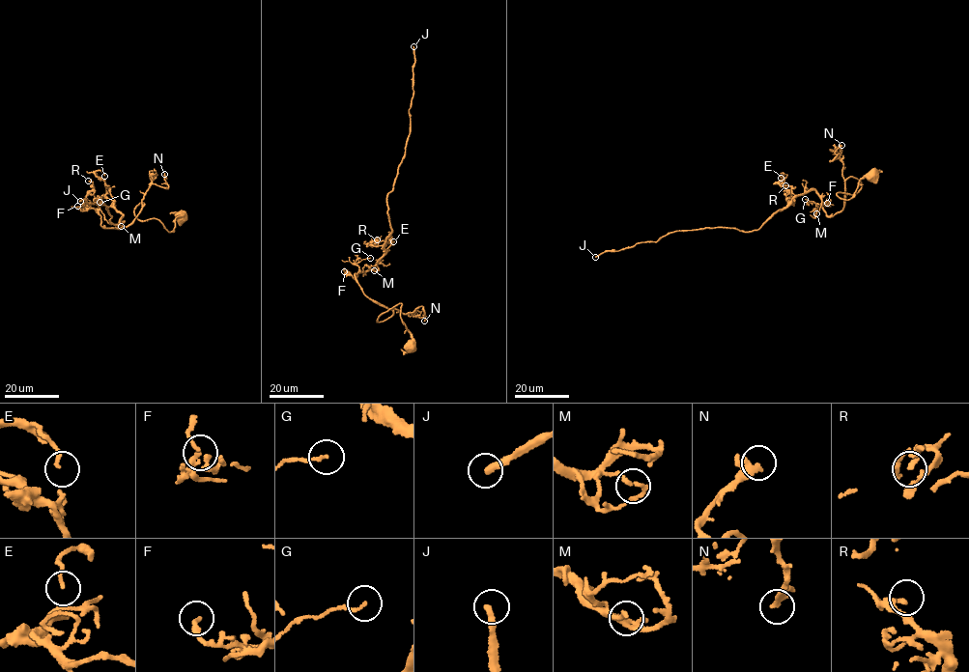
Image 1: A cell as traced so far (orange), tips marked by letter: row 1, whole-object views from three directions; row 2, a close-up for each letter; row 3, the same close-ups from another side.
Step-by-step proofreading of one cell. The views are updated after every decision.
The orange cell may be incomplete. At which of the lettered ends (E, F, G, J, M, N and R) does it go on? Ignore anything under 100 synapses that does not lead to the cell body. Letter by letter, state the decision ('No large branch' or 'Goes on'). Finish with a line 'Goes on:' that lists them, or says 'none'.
E: No large branch
F: No large branch
G: No large branch
J: Goes on
M: No large branch
N: No large branch
R: No large branch
Goes on: J

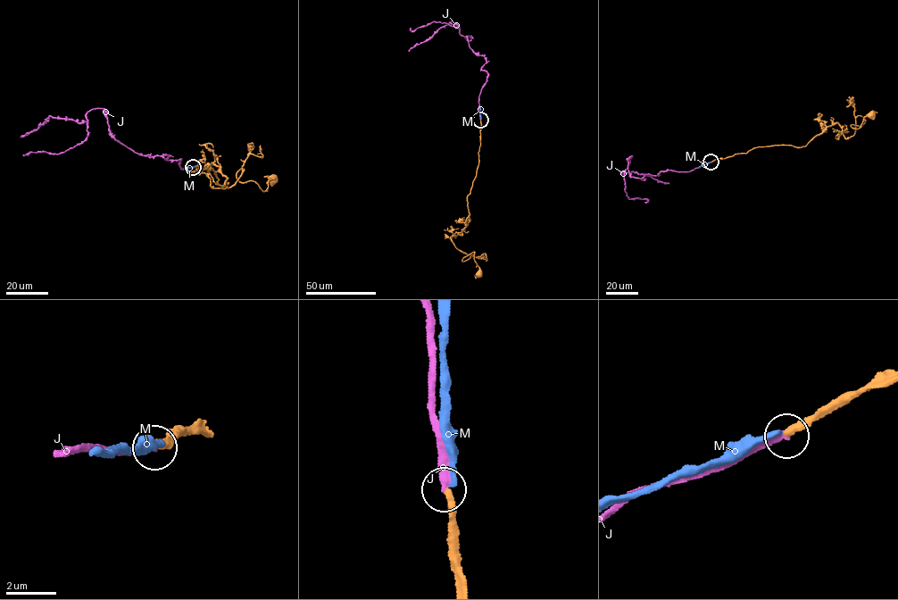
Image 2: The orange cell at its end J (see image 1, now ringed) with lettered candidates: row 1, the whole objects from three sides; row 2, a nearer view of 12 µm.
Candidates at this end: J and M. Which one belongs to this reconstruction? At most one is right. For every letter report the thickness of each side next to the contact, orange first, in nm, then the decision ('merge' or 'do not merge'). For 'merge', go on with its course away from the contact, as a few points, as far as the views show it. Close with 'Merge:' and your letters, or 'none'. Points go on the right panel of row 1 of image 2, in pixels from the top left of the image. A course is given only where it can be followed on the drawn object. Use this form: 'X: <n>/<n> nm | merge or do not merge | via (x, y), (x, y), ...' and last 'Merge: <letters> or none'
J: 320/300 nm | merge | via (710, 162), (689, 171), (645, 174), (643, 180), (631, 176), (631, 156), (621, 173), (637, 172), (669, 183)
M: 320/240 nm | do not merge
Merge: J

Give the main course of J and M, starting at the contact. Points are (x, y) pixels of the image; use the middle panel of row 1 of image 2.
J: (480, 120), (486, 59), (471, 49), (469, 37), (448, 23), (408, 51)
M: (480, 120), (479, 106)

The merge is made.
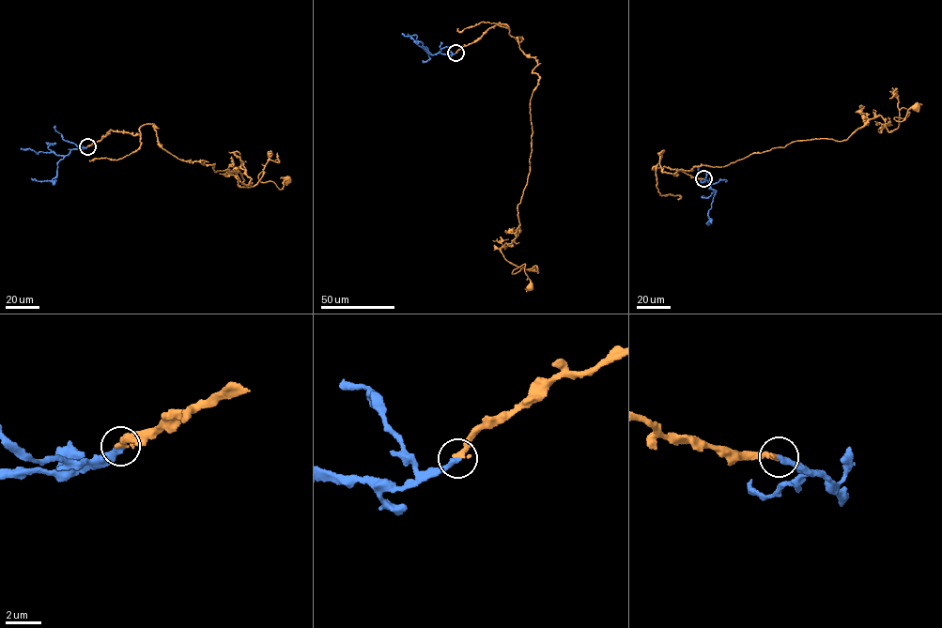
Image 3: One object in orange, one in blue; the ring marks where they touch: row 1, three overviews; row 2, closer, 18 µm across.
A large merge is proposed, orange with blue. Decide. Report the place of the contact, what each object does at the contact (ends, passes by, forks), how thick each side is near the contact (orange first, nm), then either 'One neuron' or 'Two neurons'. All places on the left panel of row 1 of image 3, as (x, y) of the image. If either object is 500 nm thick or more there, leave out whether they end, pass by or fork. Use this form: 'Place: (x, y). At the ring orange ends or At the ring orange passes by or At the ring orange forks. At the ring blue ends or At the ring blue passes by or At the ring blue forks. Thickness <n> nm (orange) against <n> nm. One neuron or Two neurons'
Place: (87, 146). At the ring orange ends. At the ring blue ends. Thickness 360 nm (orange) against 360 nm. One neuron

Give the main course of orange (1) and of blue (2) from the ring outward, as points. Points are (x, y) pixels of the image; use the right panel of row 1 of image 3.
1: (702, 178), (653, 168), (663, 150), (675, 176), (846, 140), (878, 115), (892, 131), (916, 107)
2: (702, 178), (711, 183), (715, 191), (706, 224)

